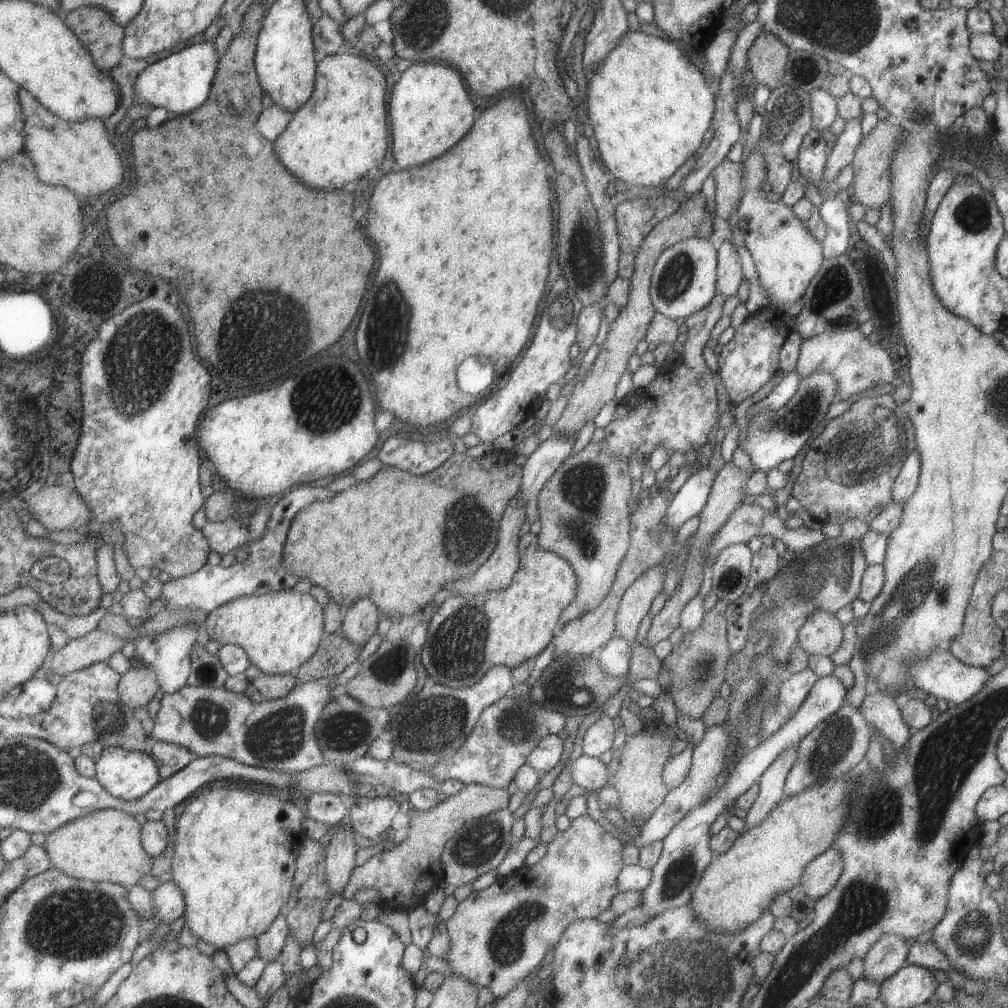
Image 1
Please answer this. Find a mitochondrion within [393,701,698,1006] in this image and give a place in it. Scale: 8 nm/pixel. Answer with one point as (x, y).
(507, 941)

